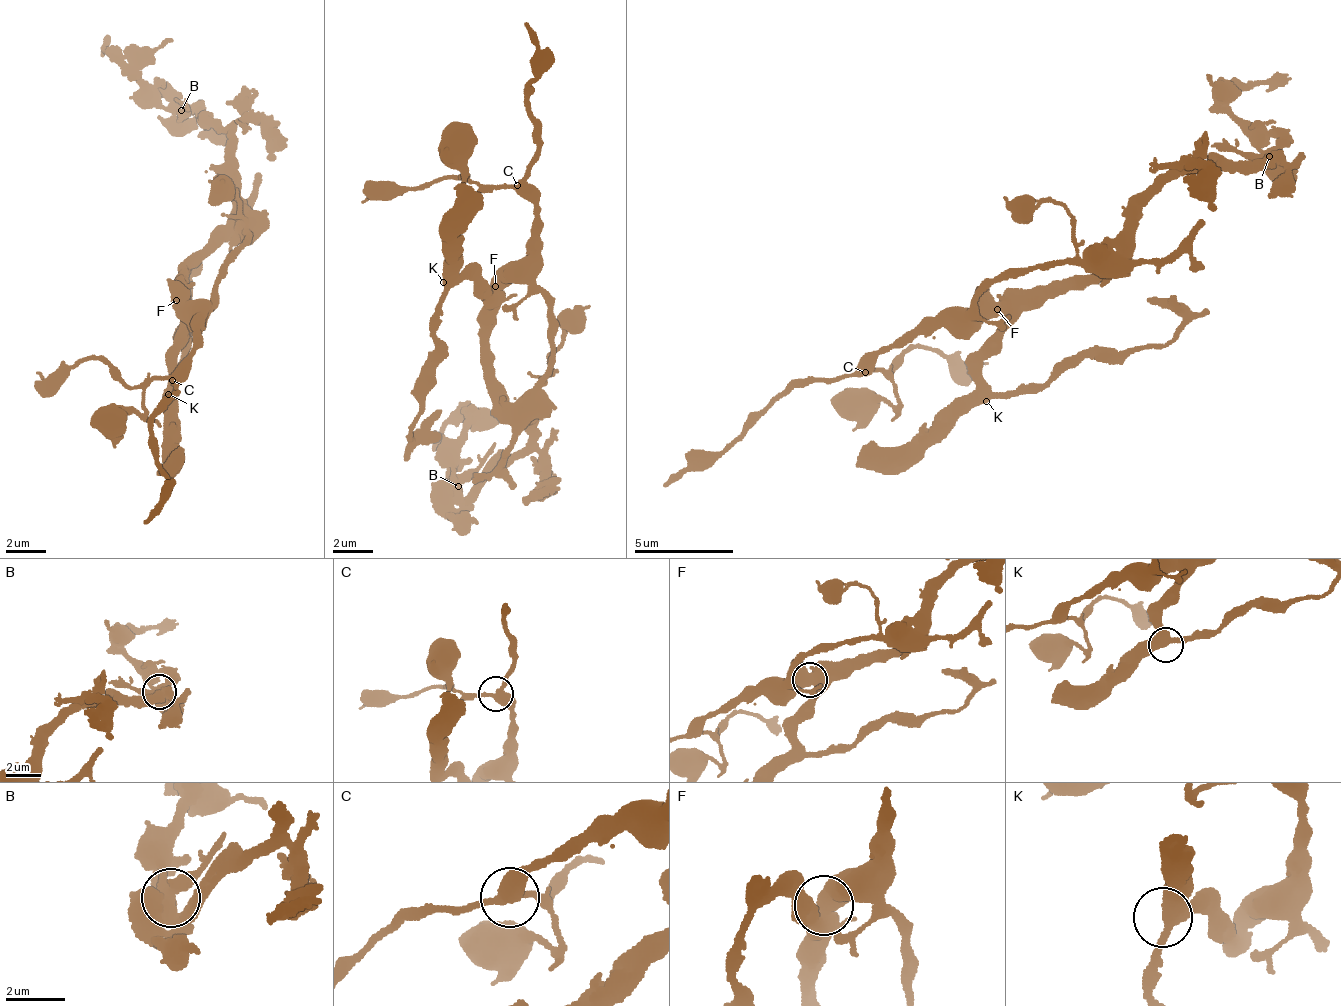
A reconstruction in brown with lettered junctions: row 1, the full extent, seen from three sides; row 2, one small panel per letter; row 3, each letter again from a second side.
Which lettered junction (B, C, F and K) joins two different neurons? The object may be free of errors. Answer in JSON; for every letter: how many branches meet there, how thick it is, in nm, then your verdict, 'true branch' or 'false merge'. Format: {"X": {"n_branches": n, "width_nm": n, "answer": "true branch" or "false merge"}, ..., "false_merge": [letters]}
{"B": {"n_branches": 4, "width_nm": 550, "answer": "true branch"}, "C": {"n_branches": 3, "width_nm": 360, "answer": "true branch"}, "F": {"n_branches": 4, "width_nm": 550, "answer": "false merge"}, "K": {"n_branches": 3, "width_nm": 360, "answer": "true branch"}, "false_merge": ["F"]}

